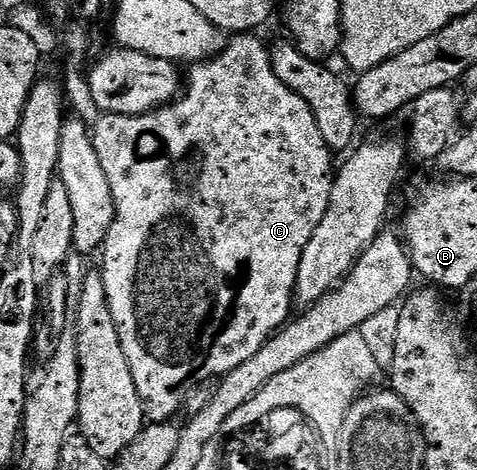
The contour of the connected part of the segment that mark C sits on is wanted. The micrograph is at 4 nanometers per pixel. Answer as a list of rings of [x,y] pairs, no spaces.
[[[239,32],[234,35],[235,38],[224,45],[220,54],[213,58],[207,59],[206,62],[196,62],[190,67],[191,83],[186,83],[185,93],[176,98],[169,106],[163,106],[160,110],[153,110],[149,114],[134,114],[133,116],[125,116],[124,114],[109,114],[103,116],[93,126],[93,137],[97,150],[97,156],[100,157],[103,168],[107,170],[108,180],[112,184],[112,192],[115,196],[115,203],[117,204],[117,215],[115,222],[111,226],[111,230],[107,234],[107,239],[101,248],[101,255],[103,254],[103,267],[101,273],[103,276],[103,283],[107,292],[107,303],[113,312],[113,320],[117,324],[120,332],[126,331],[127,326],[136,326],[139,329],[139,342],[128,341],[125,345],[125,356],[129,360],[129,368],[133,372],[133,378],[137,384],[137,390],[143,397],[143,404],[146,413],[149,415],[152,423],[165,422],[174,419],[174,414],[182,408],[187,402],[187,397],[194,392],[198,386],[203,386],[206,382],[214,380],[222,380],[229,372],[233,372],[241,364],[245,364],[245,360],[249,360],[253,356],[257,356],[261,352],[261,348],[269,339],[274,338],[284,326],[287,325],[291,314],[291,302],[296,301],[297,293],[296,286],[299,283],[299,265],[301,264],[305,248],[309,244],[309,240],[313,236],[313,232],[317,232],[317,224],[321,224],[321,220],[325,216],[325,212],[329,208],[329,200],[331,199],[331,183],[333,181],[333,166],[331,170],[331,157],[333,151],[327,145],[325,136],[321,132],[321,128],[317,124],[317,120],[309,104],[298,94],[298,92],[290,90],[285,84],[278,79],[271,63],[271,53],[269,46],[262,42],[261,39],[255,38],[254,33]]]

